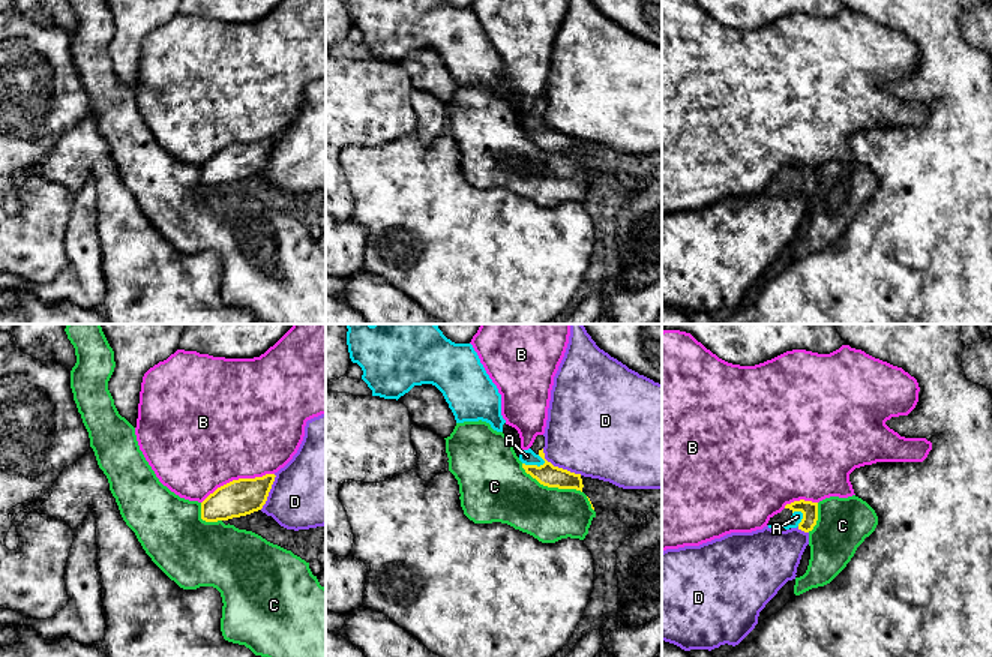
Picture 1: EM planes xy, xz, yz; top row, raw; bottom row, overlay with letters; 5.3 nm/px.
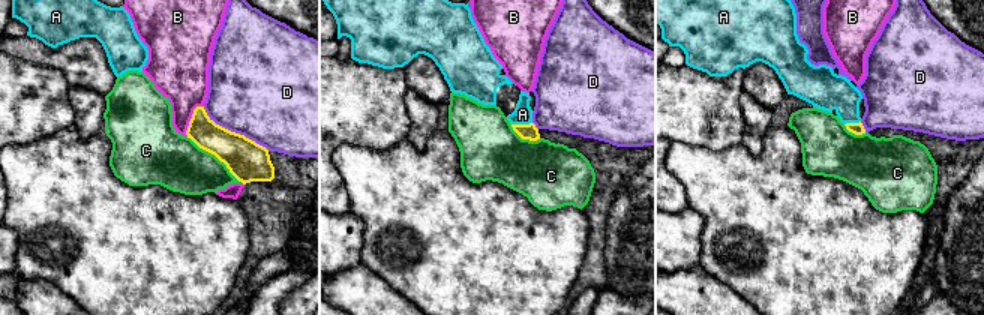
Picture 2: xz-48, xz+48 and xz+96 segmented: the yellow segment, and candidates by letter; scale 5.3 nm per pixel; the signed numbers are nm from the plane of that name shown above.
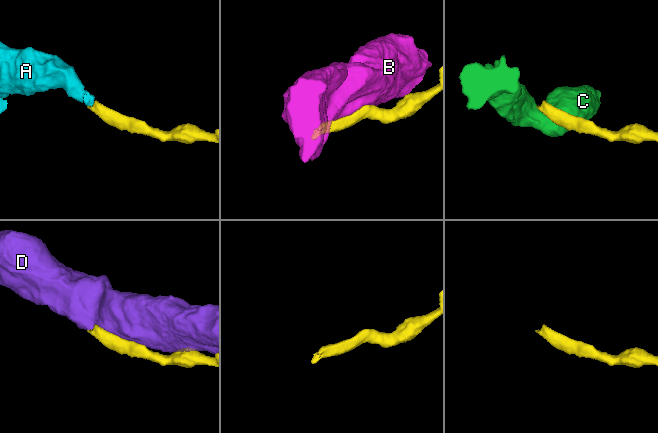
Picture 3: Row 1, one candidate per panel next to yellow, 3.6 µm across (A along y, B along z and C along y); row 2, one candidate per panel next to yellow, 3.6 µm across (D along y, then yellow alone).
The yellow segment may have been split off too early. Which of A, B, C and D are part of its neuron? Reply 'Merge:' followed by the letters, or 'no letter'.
Merge: A

